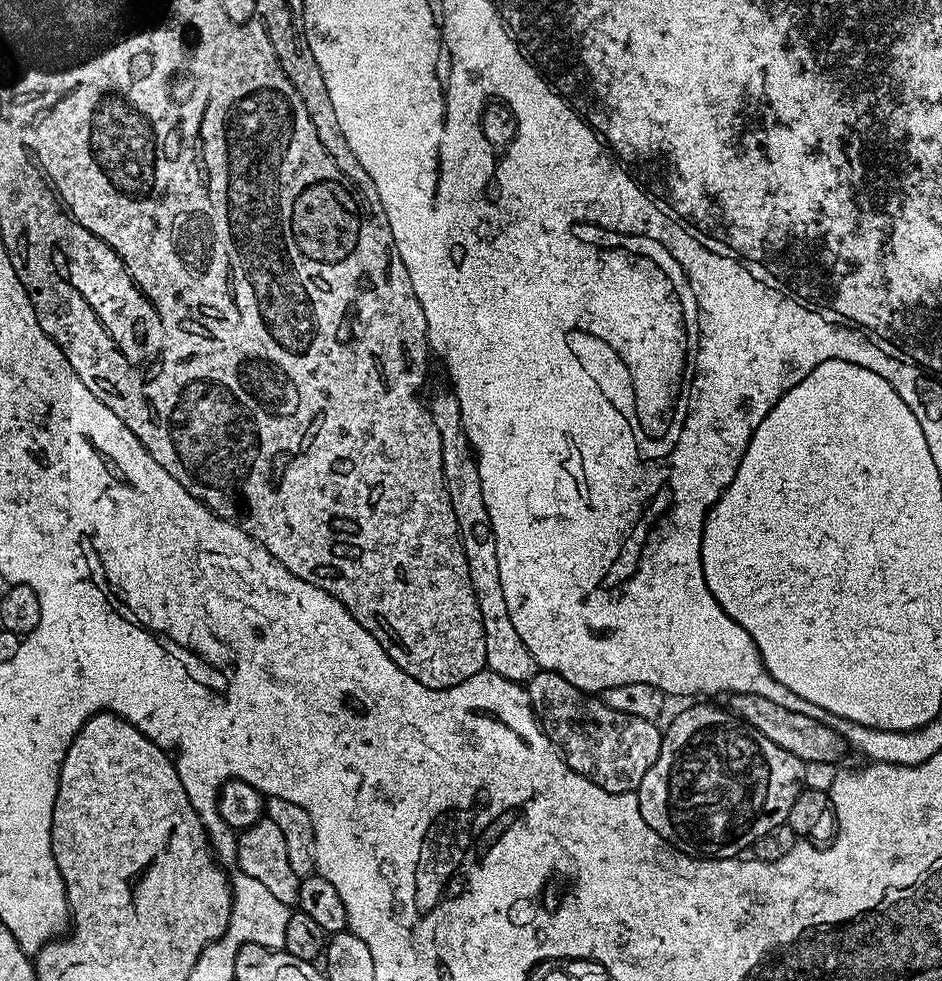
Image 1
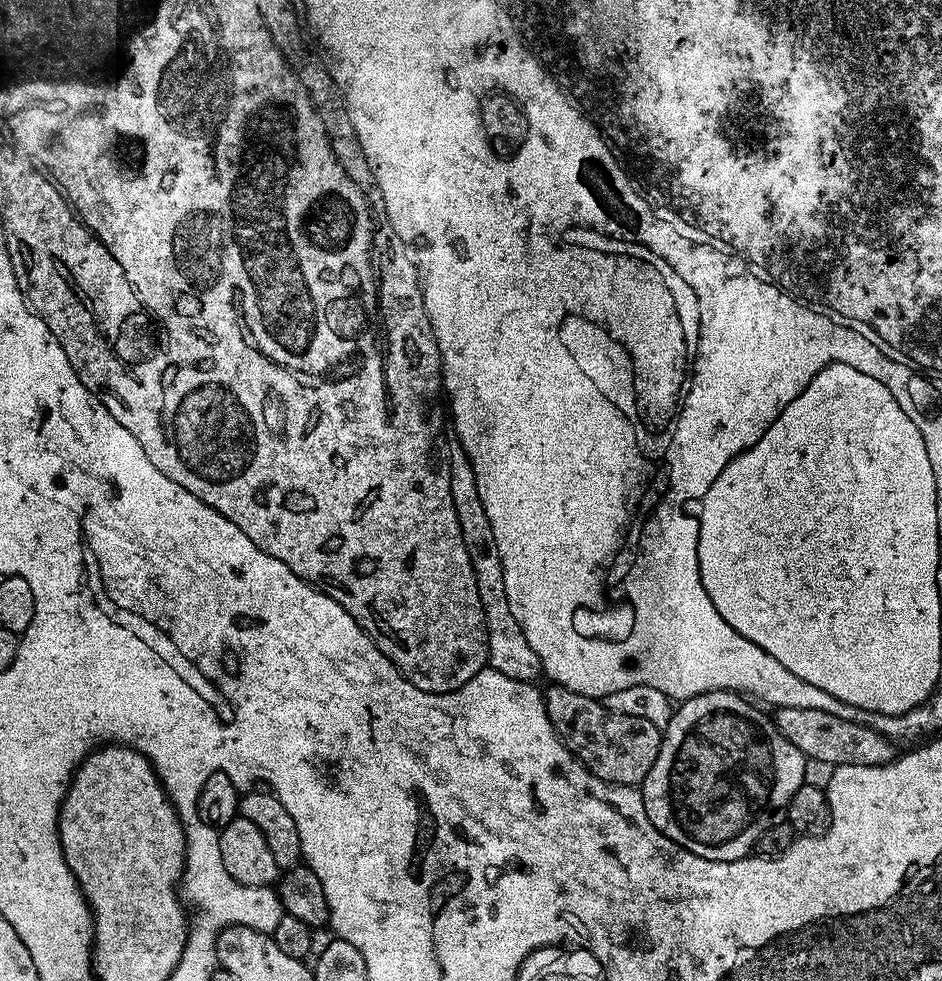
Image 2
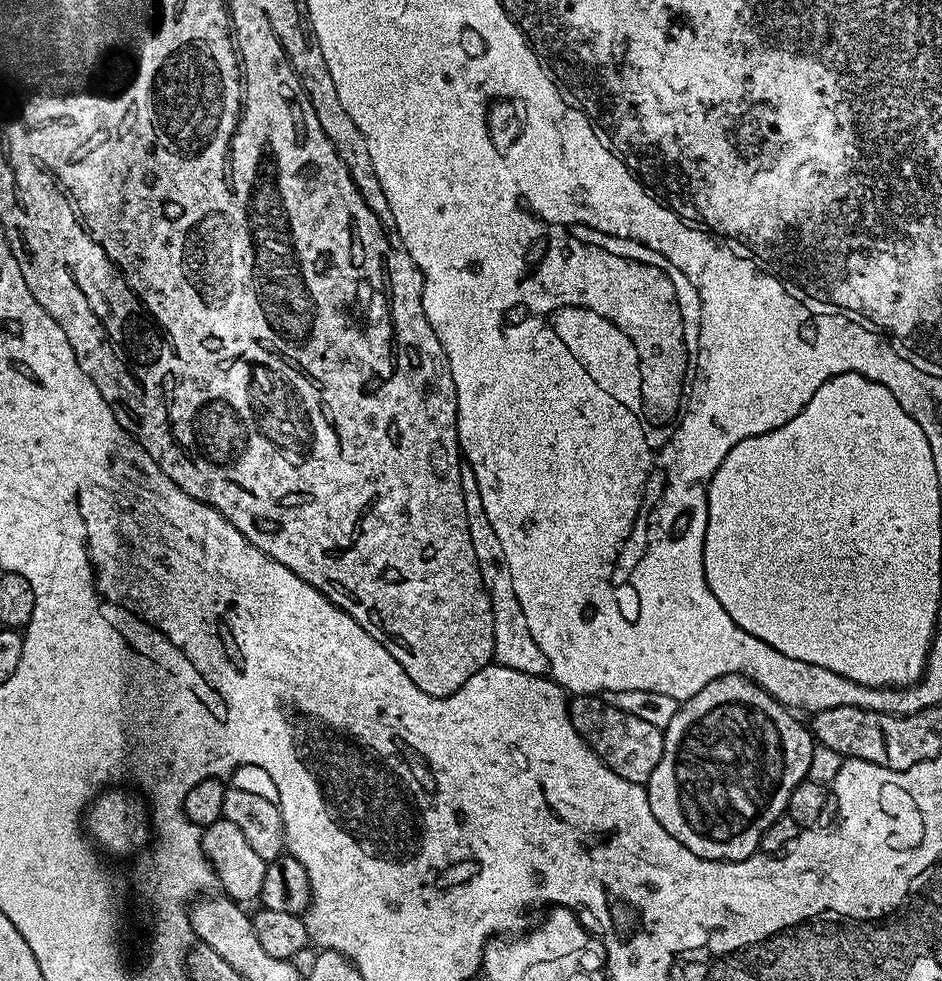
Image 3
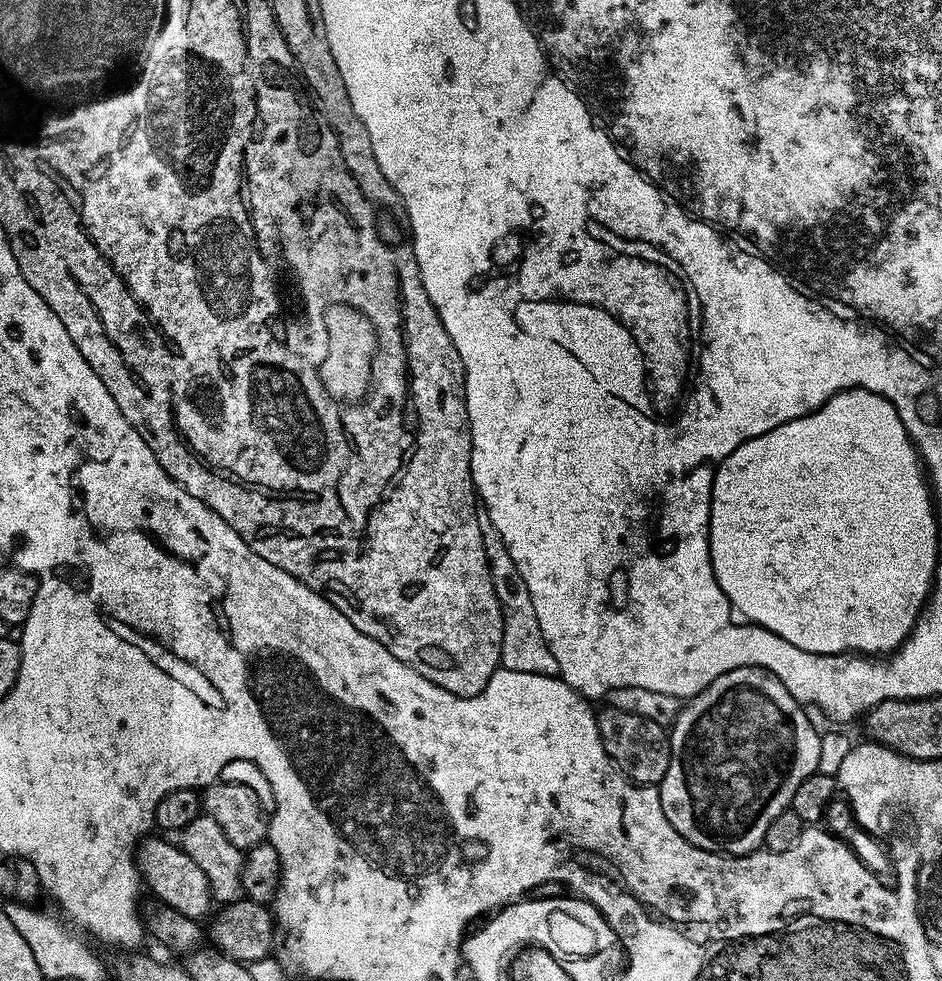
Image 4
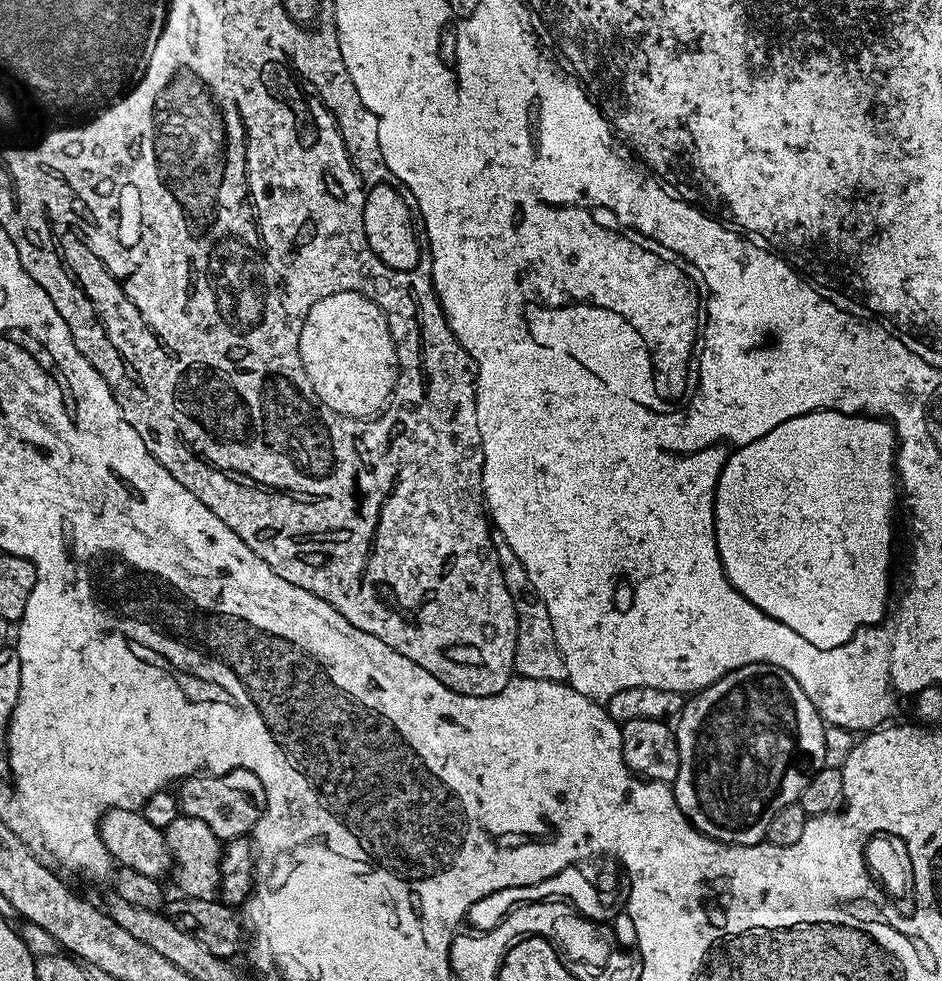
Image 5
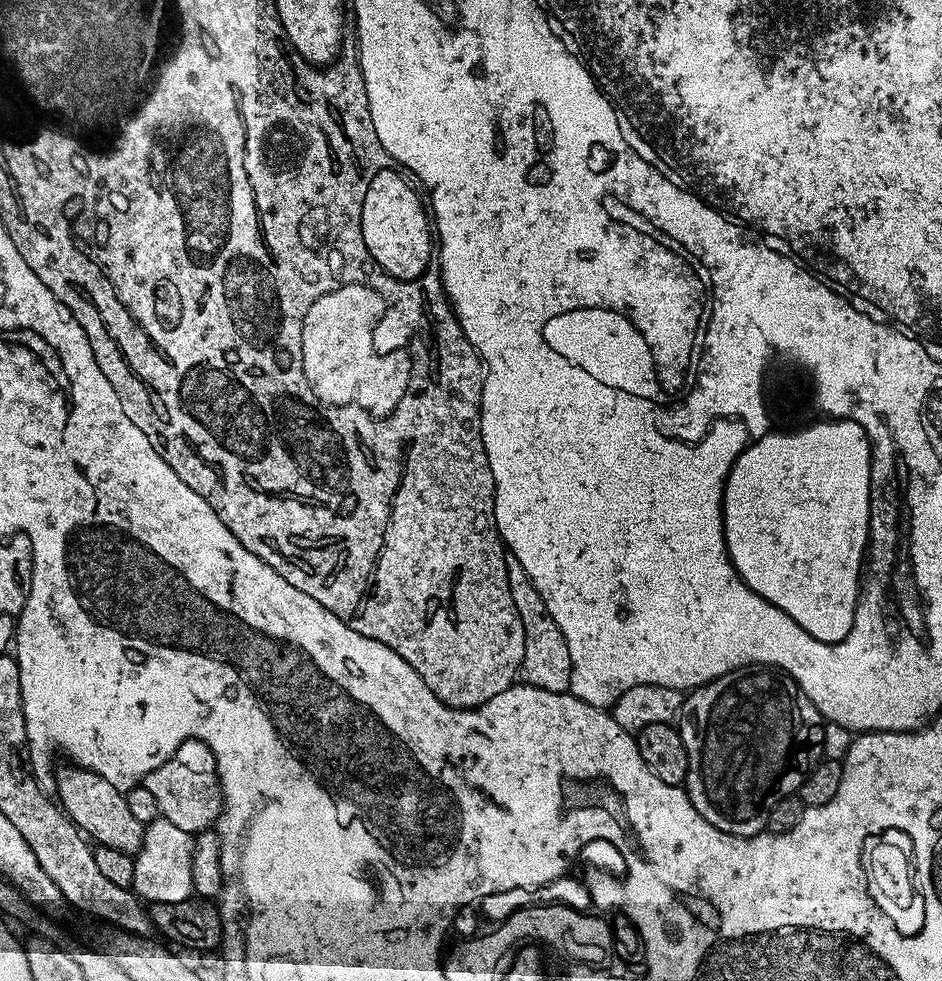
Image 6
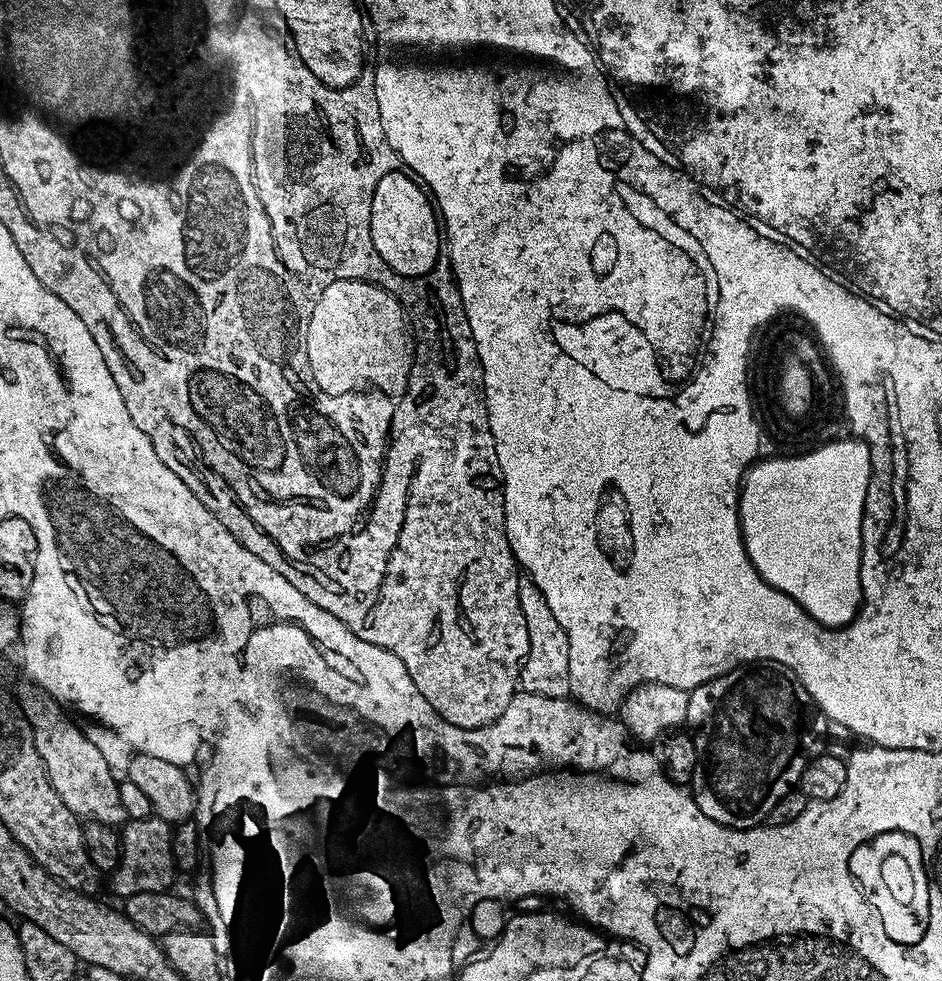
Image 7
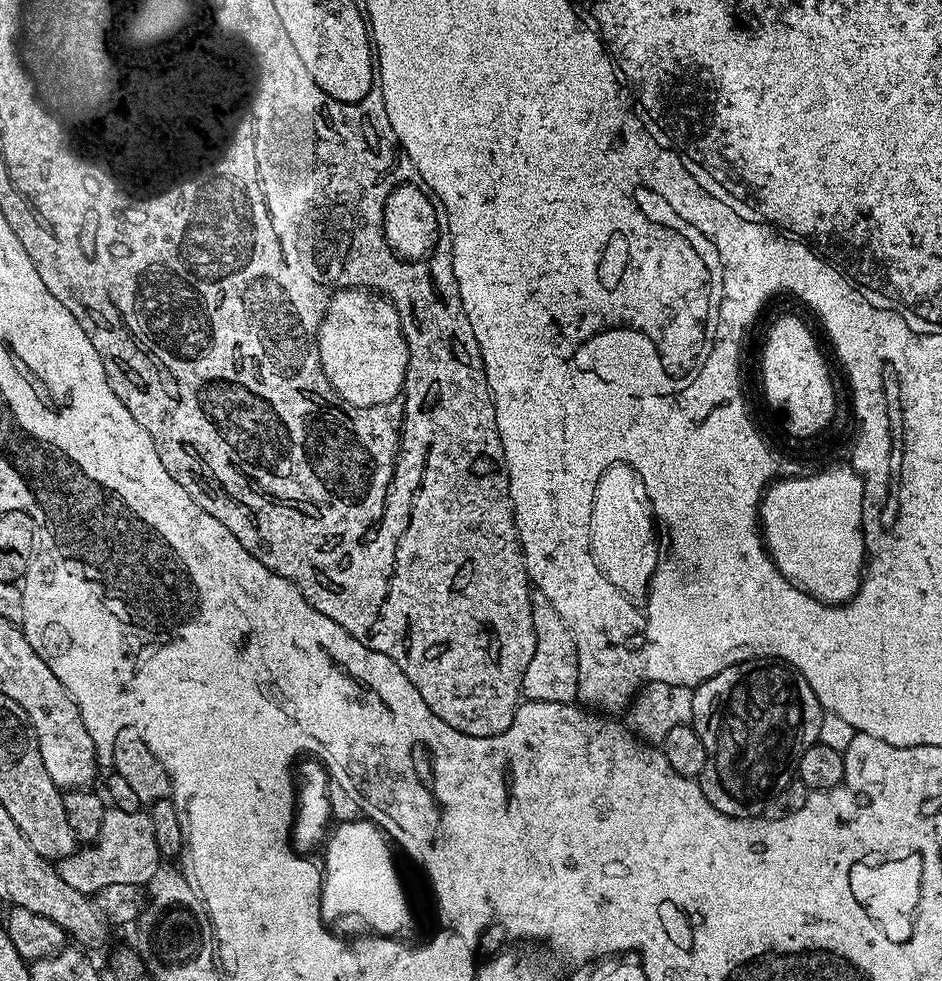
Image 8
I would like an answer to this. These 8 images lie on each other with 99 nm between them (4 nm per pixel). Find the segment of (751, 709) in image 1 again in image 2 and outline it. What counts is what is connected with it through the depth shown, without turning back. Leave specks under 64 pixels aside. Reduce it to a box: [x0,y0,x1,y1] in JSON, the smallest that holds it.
[774,706,898,766]

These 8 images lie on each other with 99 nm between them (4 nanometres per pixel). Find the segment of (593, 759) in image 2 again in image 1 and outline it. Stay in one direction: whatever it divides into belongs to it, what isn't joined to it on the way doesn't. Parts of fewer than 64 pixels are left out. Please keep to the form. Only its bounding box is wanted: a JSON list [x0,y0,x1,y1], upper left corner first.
[526,671,662,792]

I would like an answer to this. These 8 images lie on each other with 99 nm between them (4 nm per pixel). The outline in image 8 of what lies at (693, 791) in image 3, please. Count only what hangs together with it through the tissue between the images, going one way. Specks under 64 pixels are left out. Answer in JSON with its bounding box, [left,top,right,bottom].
[691,658,822,818]

